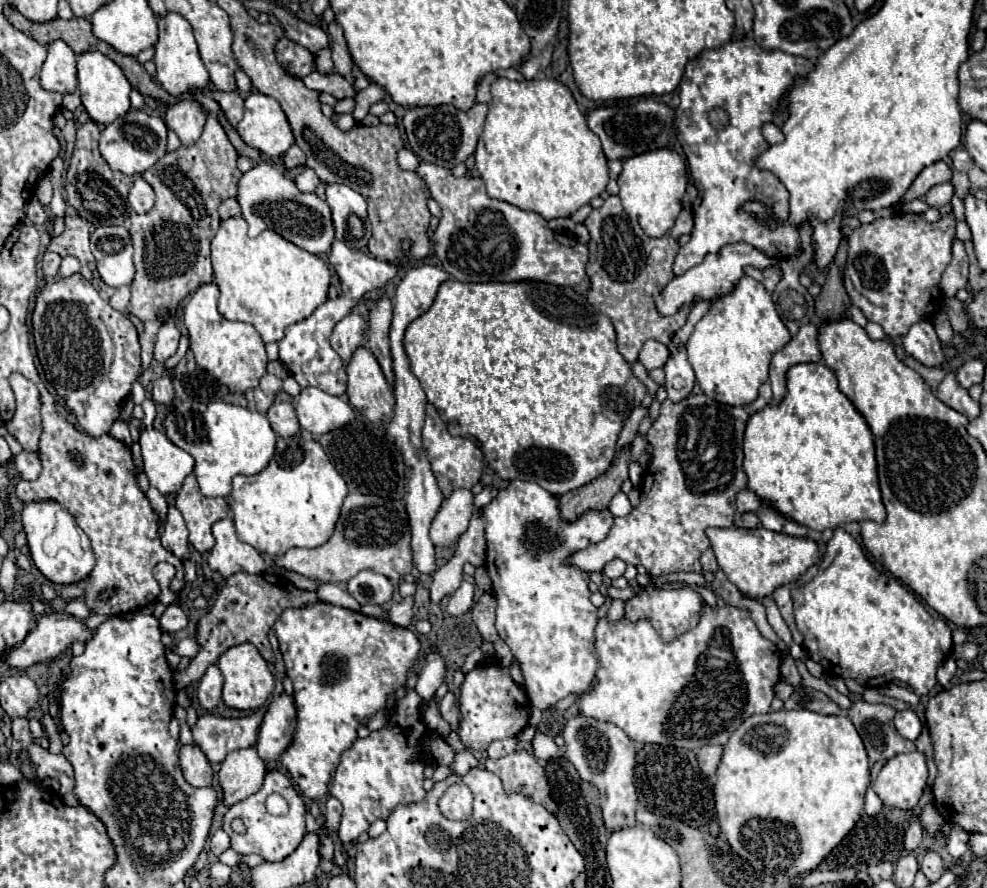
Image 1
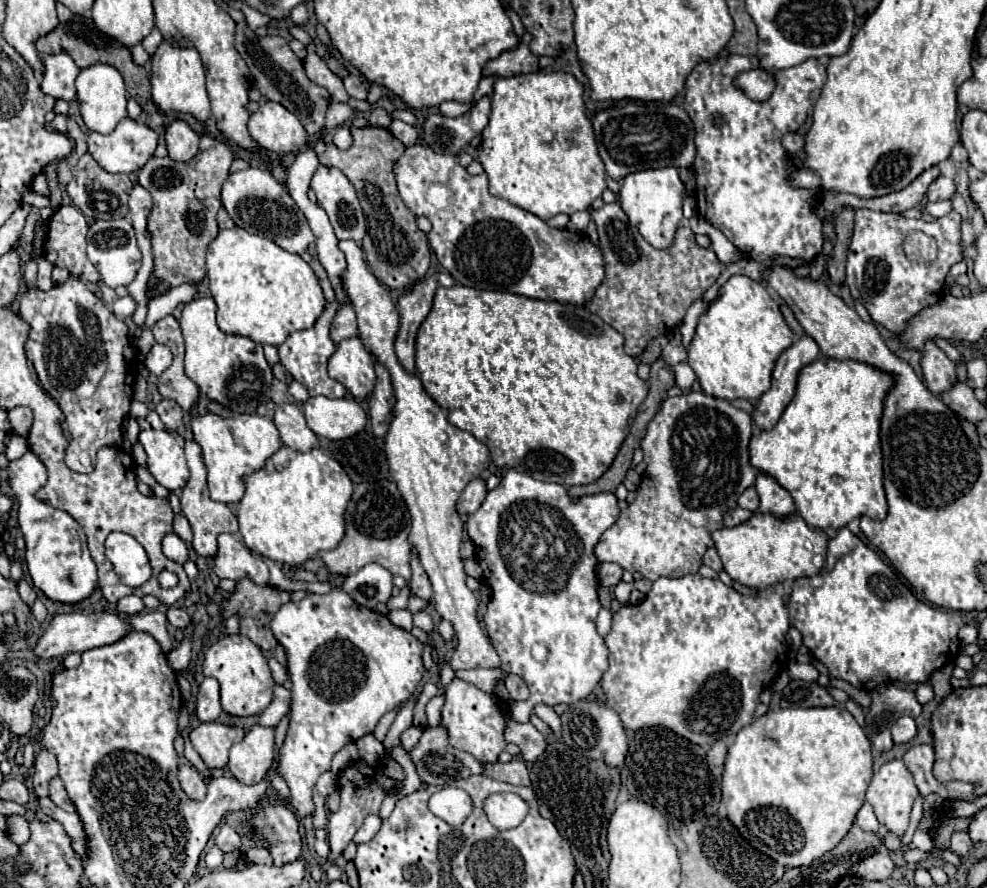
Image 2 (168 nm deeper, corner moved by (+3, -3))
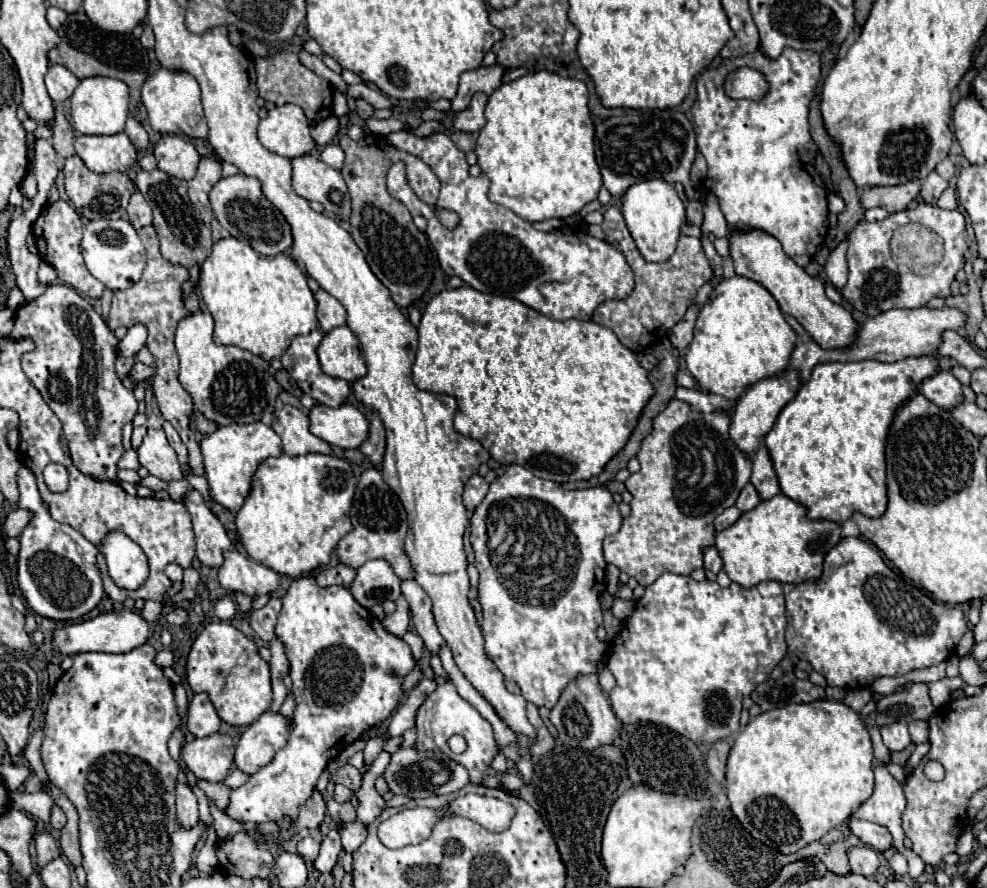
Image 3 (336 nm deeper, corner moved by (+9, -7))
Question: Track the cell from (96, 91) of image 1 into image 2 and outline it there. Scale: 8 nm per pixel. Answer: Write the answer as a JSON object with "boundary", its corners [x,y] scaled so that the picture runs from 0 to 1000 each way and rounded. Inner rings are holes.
{"boundary":[[[95,71],[81,80],[77,89],[77,109],[81,116],[81,127],[85,141],[97,150],[111,150],[120,141],[122,134],[128,132],[128,100],[124,84],[107,71]]]}

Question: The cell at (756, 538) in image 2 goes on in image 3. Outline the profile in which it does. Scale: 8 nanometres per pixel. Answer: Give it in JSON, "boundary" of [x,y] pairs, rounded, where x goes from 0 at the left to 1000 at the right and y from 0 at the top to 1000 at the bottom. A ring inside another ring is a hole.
{"boundary":[[[792,555],[770,564],[764,573],[754,575],[742,593],[725,600],[725,618],[732,625],[734,643],[752,661],[764,661],[778,652],[804,659],[825,654],[833,648],[837,623],[851,609],[851,589],[835,584],[821,587],[817,582],[817,571]]]}

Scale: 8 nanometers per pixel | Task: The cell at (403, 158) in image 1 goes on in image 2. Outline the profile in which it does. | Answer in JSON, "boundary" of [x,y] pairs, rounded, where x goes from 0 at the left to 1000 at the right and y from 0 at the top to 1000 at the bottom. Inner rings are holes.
{"boundary":[[[397,136],[393,145],[397,148],[397,152],[399,152],[401,157],[405,157],[411,166],[415,166],[415,163],[419,163],[419,161],[424,159],[424,148],[421,148],[417,141],[409,139],[409,136]]]}

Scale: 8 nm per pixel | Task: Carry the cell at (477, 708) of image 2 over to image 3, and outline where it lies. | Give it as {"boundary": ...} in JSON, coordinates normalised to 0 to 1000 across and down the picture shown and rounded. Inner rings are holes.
{"boundary":[[[454,767],[446,774],[442,774],[440,780],[436,780],[432,785],[432,789],[426,794],[424,803],[421,803],[421,825],[424,825],[424,837],[421,841],[436,841],[438,834],[440,839],[452,848],[458,857],[466,859],[468,864],[472,864],[472,868],[476,870],[476,880],[486,884],[490,880],[490,873],[496,864],[496,857],[501,855],[501,850],[505,848],[505,839],[503,839],[503,832],[501,832],[501,823],[498,823],[498,816],[474,792],[470,789],[462,774]],[[460,825],[466,825],[472,834],[474,834],[474,843],[468,848],[468,850],[460,850],[454,841],[454,832],[460,828]]]}

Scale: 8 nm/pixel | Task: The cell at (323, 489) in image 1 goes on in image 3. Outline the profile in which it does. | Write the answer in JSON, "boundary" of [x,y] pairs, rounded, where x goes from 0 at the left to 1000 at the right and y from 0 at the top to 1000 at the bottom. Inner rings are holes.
{"boundary":[[[324,510],[270,517],[257,535],[257,548],[247,571],[239,578],[239,593],[249,623],[296,652],[332,636],[342,609],[357,598],[355,569],[359,551],[361,539],[351,517]]]}

